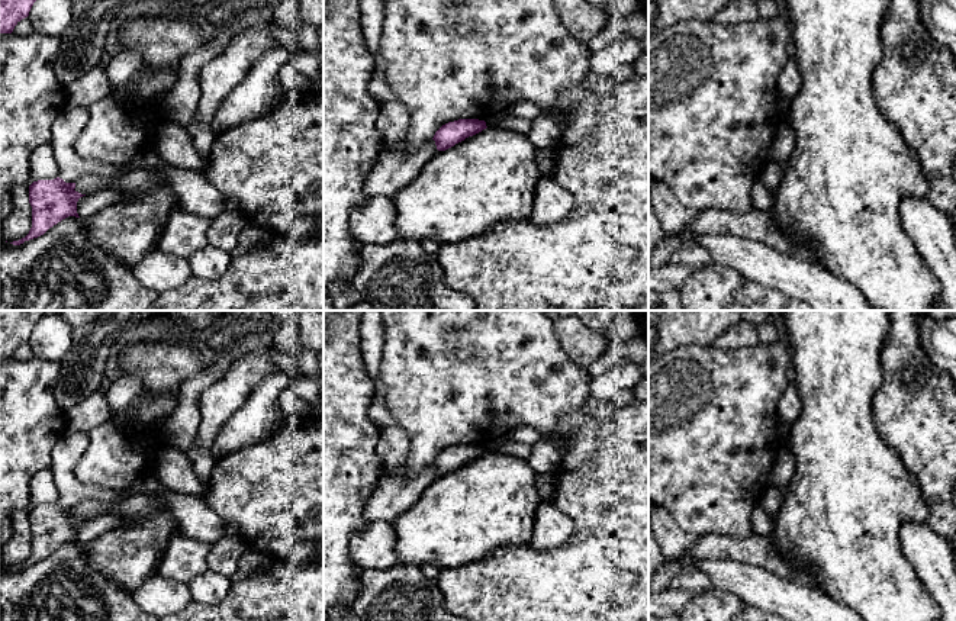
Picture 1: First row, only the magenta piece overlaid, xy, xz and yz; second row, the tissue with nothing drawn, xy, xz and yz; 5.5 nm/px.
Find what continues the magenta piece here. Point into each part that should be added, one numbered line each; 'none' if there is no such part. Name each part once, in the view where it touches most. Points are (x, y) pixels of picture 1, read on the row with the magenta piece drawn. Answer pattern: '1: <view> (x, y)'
none

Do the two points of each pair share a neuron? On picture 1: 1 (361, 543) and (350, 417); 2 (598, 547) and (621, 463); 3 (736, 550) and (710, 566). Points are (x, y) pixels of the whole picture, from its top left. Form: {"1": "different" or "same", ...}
{"1": "different", "2": "same", "3": "different"}

